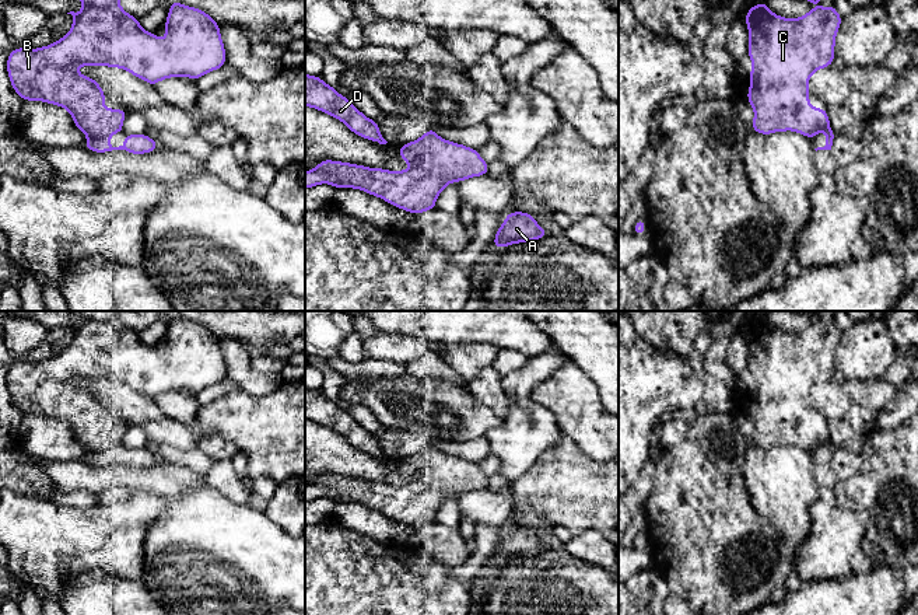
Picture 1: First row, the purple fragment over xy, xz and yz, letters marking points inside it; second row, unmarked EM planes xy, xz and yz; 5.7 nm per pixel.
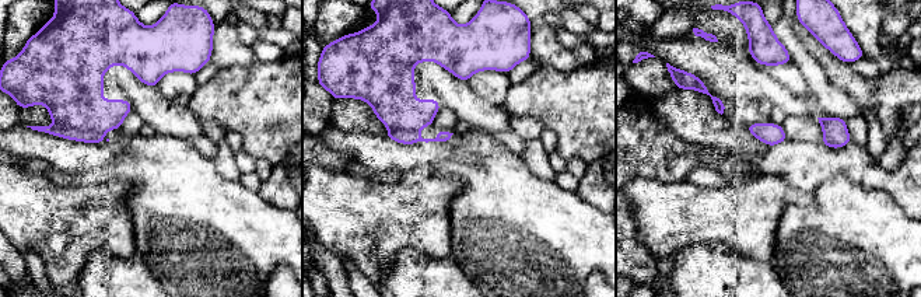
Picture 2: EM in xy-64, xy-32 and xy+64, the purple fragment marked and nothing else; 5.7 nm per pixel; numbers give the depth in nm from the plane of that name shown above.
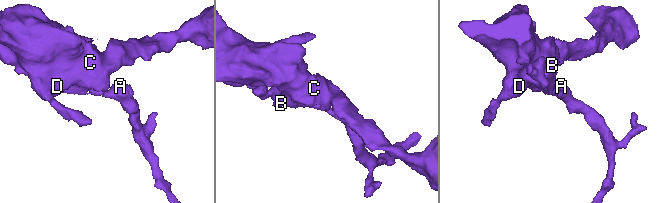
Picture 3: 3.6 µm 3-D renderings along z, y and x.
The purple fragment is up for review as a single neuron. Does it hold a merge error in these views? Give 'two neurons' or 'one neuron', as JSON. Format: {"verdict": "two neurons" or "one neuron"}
{"verdict": "two neurons"}

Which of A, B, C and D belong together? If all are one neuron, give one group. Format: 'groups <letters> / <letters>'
groups A / B C D

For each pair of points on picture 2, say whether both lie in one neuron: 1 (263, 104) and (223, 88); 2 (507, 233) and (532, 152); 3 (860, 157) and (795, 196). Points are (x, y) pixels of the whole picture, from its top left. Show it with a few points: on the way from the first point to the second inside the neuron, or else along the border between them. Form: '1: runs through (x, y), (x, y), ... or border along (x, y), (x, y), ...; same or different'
1: runs through (254, 100), (233, 97); same
2: border along (518, 156), (538, 177), (553, 181); different
3: border along (791, 184), (811, 194); different

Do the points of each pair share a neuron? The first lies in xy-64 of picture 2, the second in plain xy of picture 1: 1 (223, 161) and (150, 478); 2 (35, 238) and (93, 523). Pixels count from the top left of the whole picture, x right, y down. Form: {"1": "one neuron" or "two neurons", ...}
{"1": "one neuron", "2": "one neuron"}

